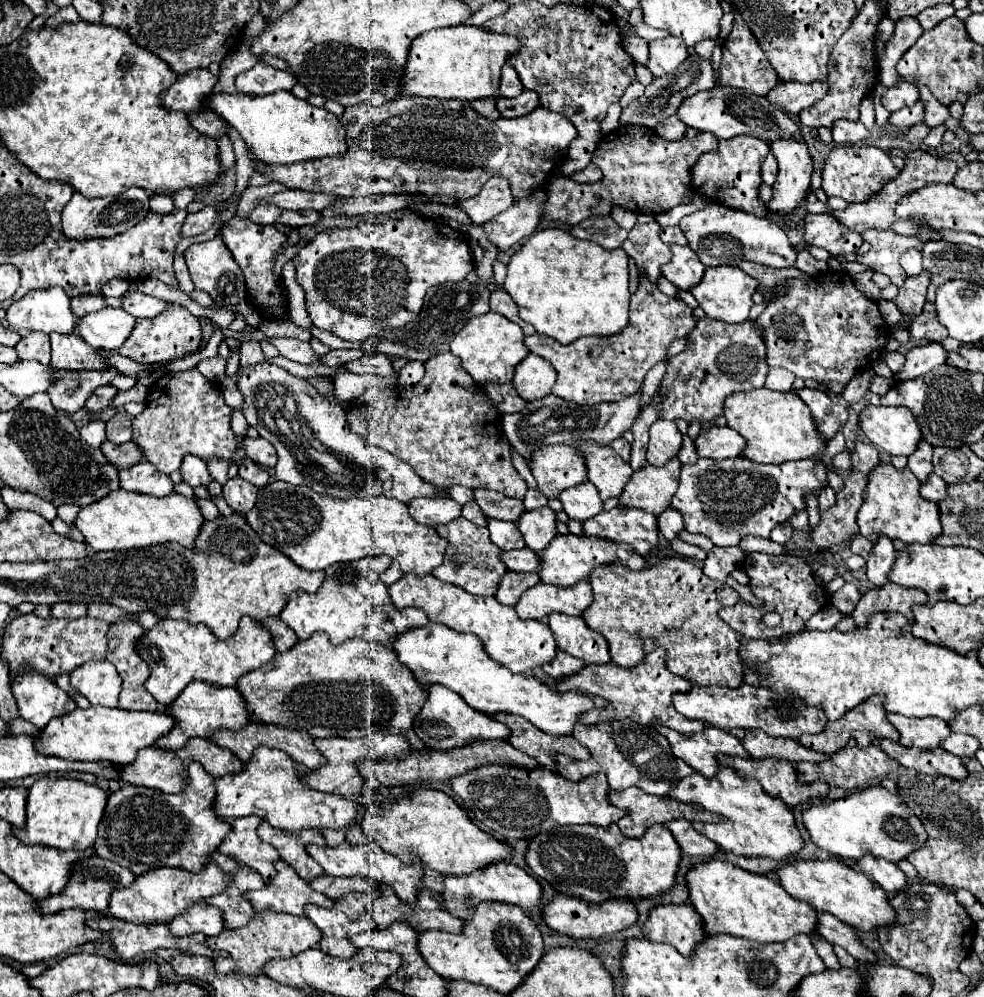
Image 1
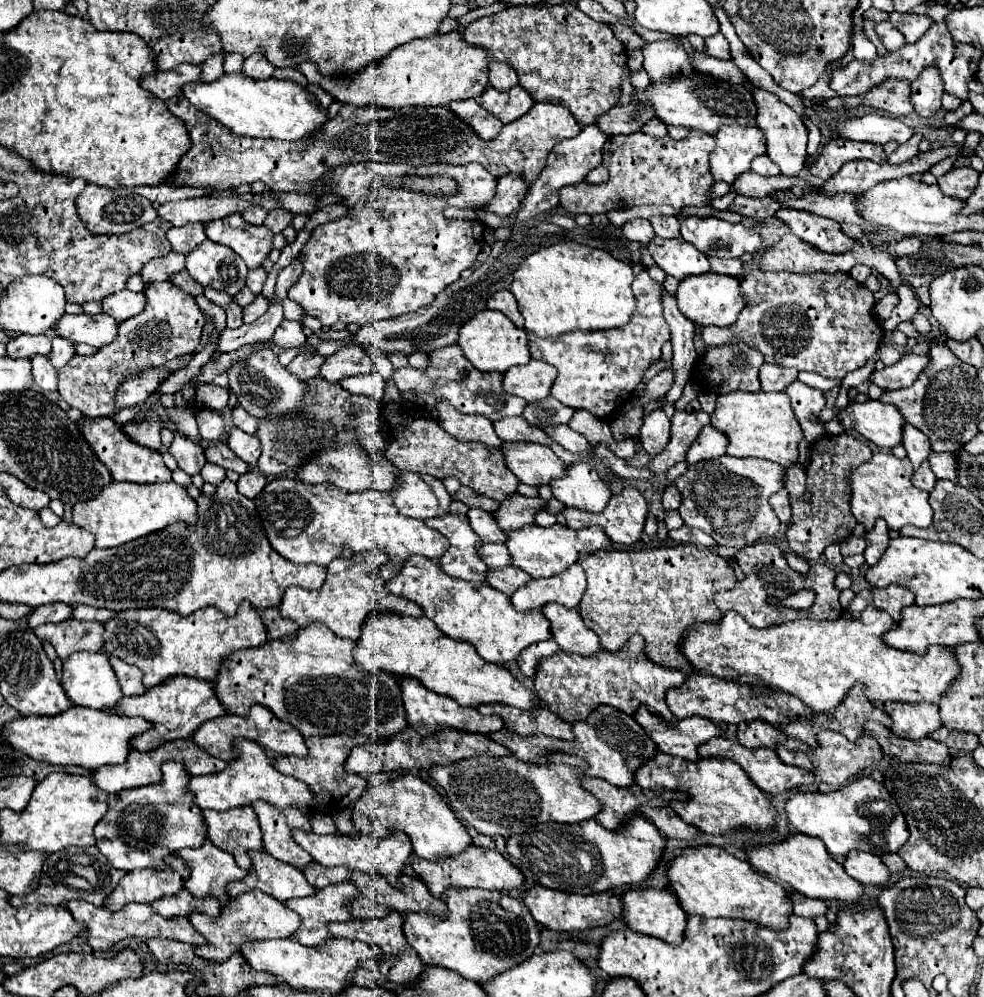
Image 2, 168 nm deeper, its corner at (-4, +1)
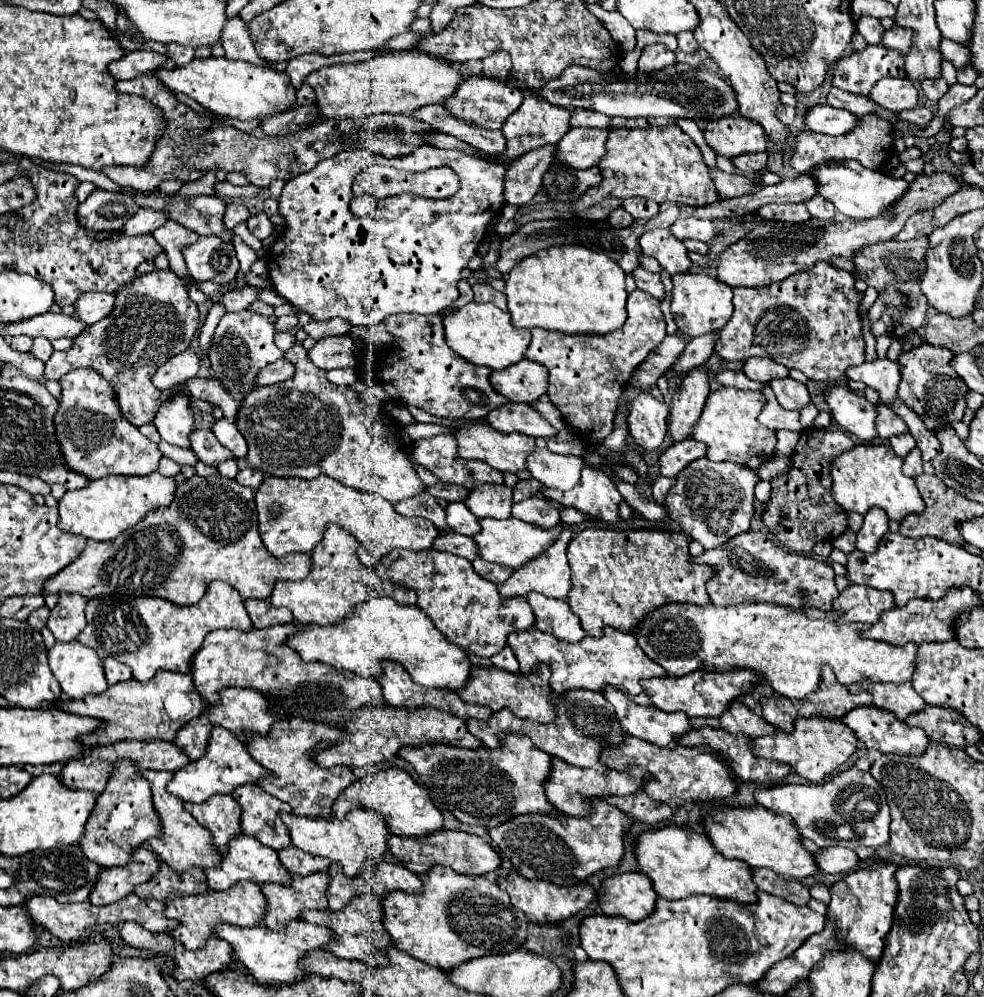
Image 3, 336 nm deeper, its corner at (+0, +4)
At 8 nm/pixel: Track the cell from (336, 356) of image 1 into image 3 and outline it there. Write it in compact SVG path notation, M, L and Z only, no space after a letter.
M281 357L275 363L271 363L269 367L265 367L259 375L257 375L257 383L259 385L273 385L273 383L281 383L285 379L291 379L295 373L295 365L289 363L289 359Z

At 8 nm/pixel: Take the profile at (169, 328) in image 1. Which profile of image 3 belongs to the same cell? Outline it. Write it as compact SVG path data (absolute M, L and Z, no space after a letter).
M151 271L137 277L131 285L121 287L111 315L95 325L89 325L69 351L55 351L45 363L45 379L59 381L73 369L95 369L109 381L117 395L121 413L135 427L145 425L157 413L159 389L153 387L151 375L169 357L185 351L199 327L197 305L189 299L183 281L173 271Z

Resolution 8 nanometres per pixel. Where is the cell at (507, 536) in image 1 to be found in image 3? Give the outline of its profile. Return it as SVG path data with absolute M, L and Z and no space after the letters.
M449 503L447 511L447 523L455 533L461 535L477 535L479 531L479 519L469 511L469 507L465 507L465 503Z

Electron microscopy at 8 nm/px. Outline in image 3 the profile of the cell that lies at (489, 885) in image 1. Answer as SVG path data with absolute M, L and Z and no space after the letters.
M443 829L437 835L429 835L423 839L407 839L407 837L391 837L389 839L389 853L409 871L415 875L427 875L427 871L433 865L445 865L461 875L485 875L491 871L497 871L501 867L501 857L487 845L481 837L461 833L461 831L449 831Z

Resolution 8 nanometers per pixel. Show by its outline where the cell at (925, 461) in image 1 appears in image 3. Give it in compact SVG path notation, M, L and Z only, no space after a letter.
M877 405L877 411L879 411L879 417L877 417L877 431L879 431L879 437L883 441L891 439L893 435L903 435L903 433L909 433L909 427L905 425L905 421L889 407L883 407L883 405Z

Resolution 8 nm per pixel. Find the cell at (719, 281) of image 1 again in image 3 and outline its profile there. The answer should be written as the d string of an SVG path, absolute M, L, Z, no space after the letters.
M677 273L673 275L673 293L671 293L671 313L681 333L689 337L699 337L711 331L721 329L733 315L733 291L727 283L705 275L705 273Z

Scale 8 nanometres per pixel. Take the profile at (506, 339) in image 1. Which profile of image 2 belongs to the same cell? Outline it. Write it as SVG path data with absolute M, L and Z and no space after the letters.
M481 310L473 318L469 318L467 324L459 328L459 340L465 358L477 366L477 370L483 372L505 372L511 366L527 364L531 360L529 346L527 346L527 332L523 328L517 328L503 312L499 310Z

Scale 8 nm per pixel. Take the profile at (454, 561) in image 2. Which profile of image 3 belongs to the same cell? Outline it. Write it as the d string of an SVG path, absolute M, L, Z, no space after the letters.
M431 493L417 495L415 499L407 499L395 505L395 511L405 517L425 517L429 519L439 531L449 533L449 525L445 521L445 509L437 503L437 499Z

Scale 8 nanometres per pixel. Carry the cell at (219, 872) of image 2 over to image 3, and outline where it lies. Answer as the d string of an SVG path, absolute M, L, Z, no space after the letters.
M141 771L141 775L151 783L153 805L155 805L155 809L157 809L161 821L163 821L163 837L149 841L149 847L157 853L157 857L161 861L169 863L169 867L173 867L173 871L177 871L177 873L185 873L191 867L209 869L209 867L221 865L221 853L217 851L217 847L213 847L211 833L205 827L201 827L183 809L183 801L181 799L177 799L175 795L171 795L167 791L167 783L169 783L169 779L173 779L173 773L169 773L169 771Z

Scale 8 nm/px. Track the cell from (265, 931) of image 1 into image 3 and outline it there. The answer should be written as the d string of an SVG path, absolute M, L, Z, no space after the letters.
M249 881L235 883L229 891L207 891L205 895L177 897L165 905L165 915L169 919L177 919L179 927L171 931L171 937L183 943L189 949L205 947L207 939L215 937L213 927L217 923L229 923L237 927L257 927L263 923L263 915L267 915L267 903L261 893L261 887Z

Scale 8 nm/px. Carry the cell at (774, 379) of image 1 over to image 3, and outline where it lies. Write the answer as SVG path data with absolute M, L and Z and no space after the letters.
M747 359L743 373L753 381L771 383L773 379L785 379L789 375L789 369L773 363L771 359Z

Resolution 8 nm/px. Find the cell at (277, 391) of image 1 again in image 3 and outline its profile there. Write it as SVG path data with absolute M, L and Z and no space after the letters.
M239 311L239 313L225 313L223 319L219 321L213 335L211 351L209 351L209 361L211 367L217 375L217 381L223 385L223 389L235 397L243 397L249 391L255 391L257 385L257 375L267 363L277 361L283 357L283 351L275 347L273 343L275 327L269 323L267 317L261 317L253 311Z

